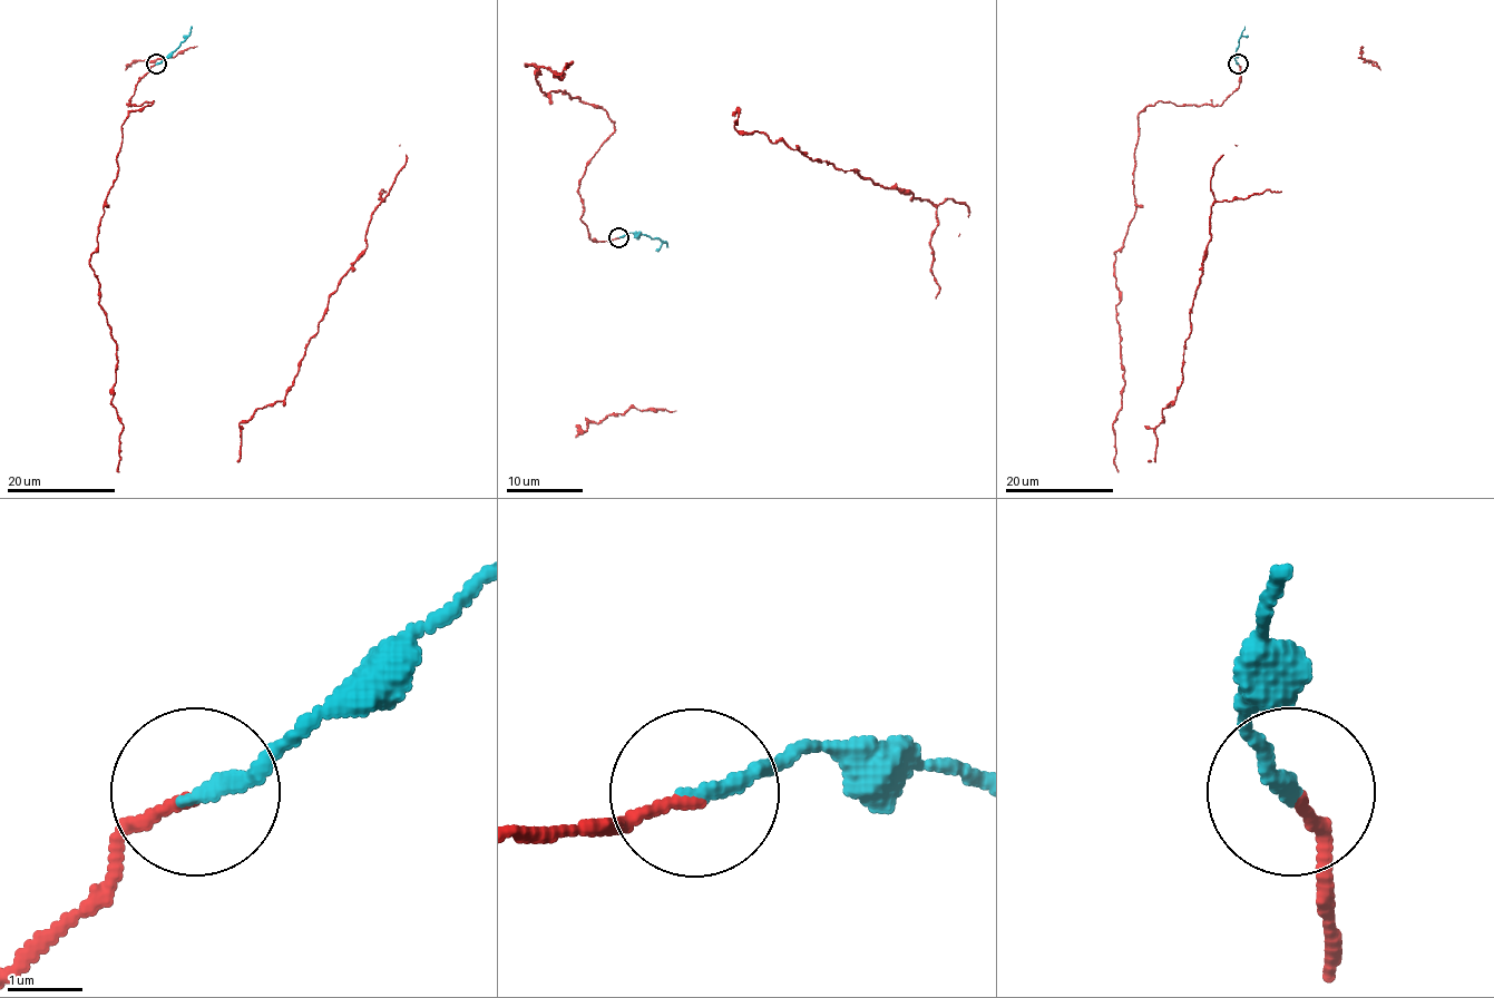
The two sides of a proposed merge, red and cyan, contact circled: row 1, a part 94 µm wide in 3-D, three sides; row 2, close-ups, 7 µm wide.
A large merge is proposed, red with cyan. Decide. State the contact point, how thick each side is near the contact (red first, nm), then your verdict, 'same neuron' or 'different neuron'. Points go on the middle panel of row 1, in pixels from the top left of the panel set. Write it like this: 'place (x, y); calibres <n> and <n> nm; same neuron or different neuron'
place (618, 237); calibres 140 and 200 nm; same neuron

